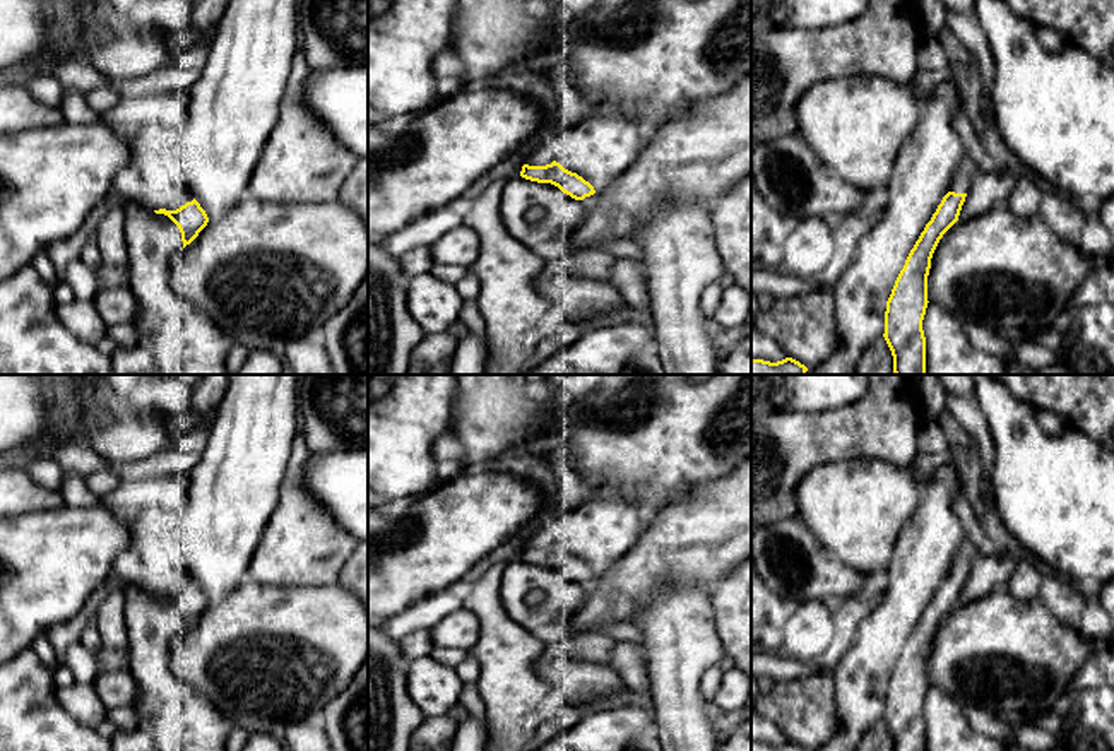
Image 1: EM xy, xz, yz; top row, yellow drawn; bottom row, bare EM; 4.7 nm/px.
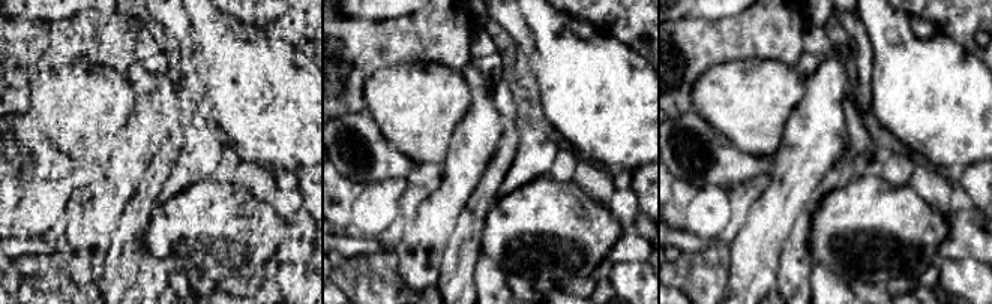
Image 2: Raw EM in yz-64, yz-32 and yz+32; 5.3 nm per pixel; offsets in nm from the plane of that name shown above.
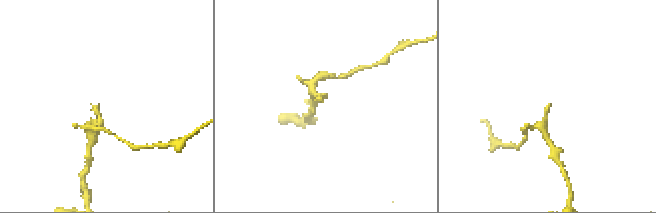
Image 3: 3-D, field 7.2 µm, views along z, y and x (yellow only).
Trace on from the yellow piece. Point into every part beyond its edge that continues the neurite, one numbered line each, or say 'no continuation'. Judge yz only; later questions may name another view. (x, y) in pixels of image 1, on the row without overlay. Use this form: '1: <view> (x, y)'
1: yz (965, 555)

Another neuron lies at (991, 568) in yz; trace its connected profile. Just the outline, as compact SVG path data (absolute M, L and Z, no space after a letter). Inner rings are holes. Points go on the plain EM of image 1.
M987 539L974 558L970 573L962 588L958 604L977 600L996 588L1006 588L1016 561L996 542Z

